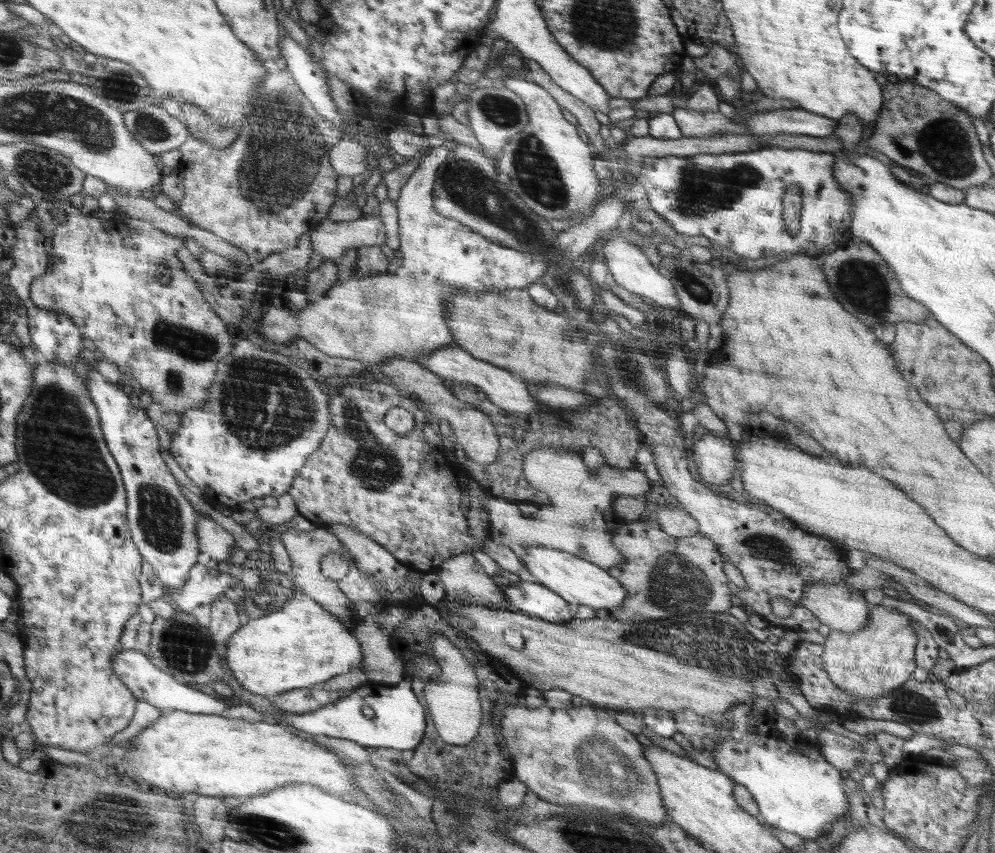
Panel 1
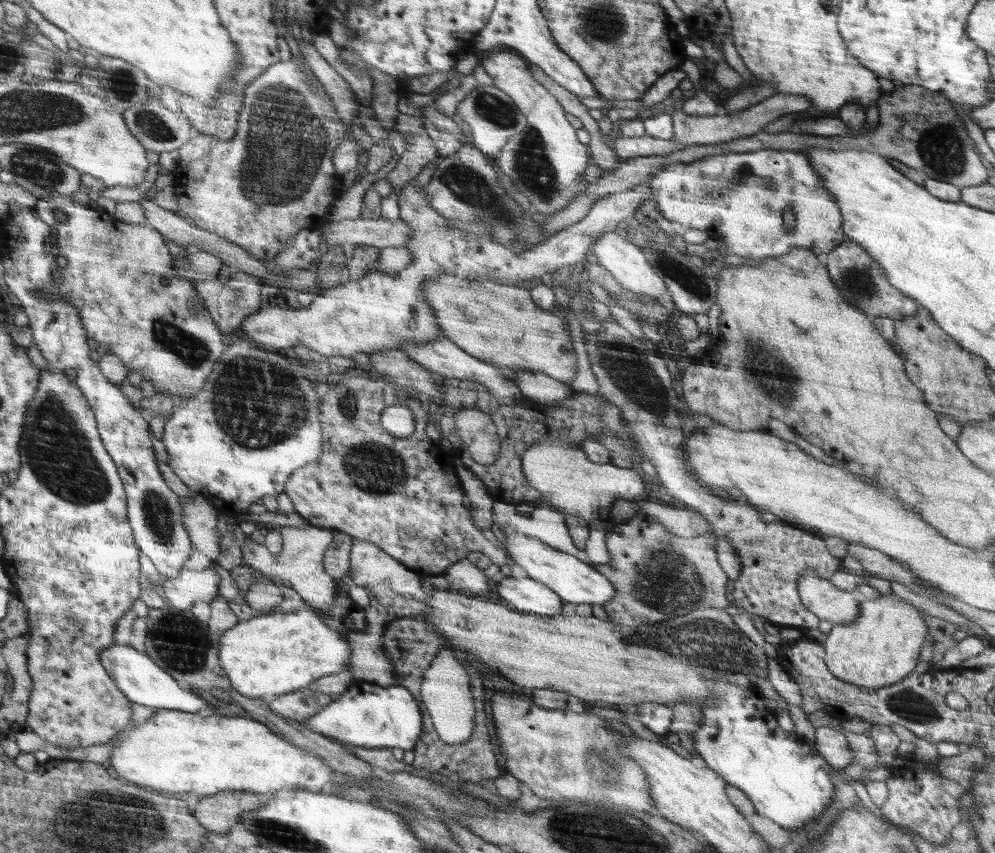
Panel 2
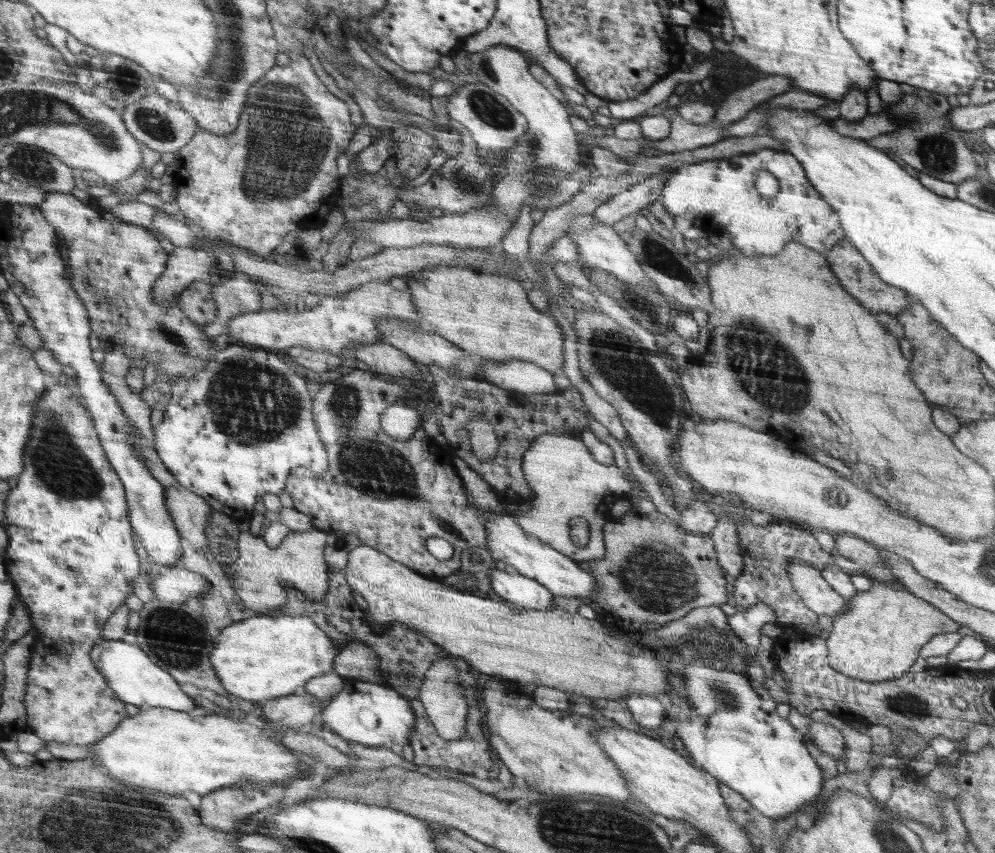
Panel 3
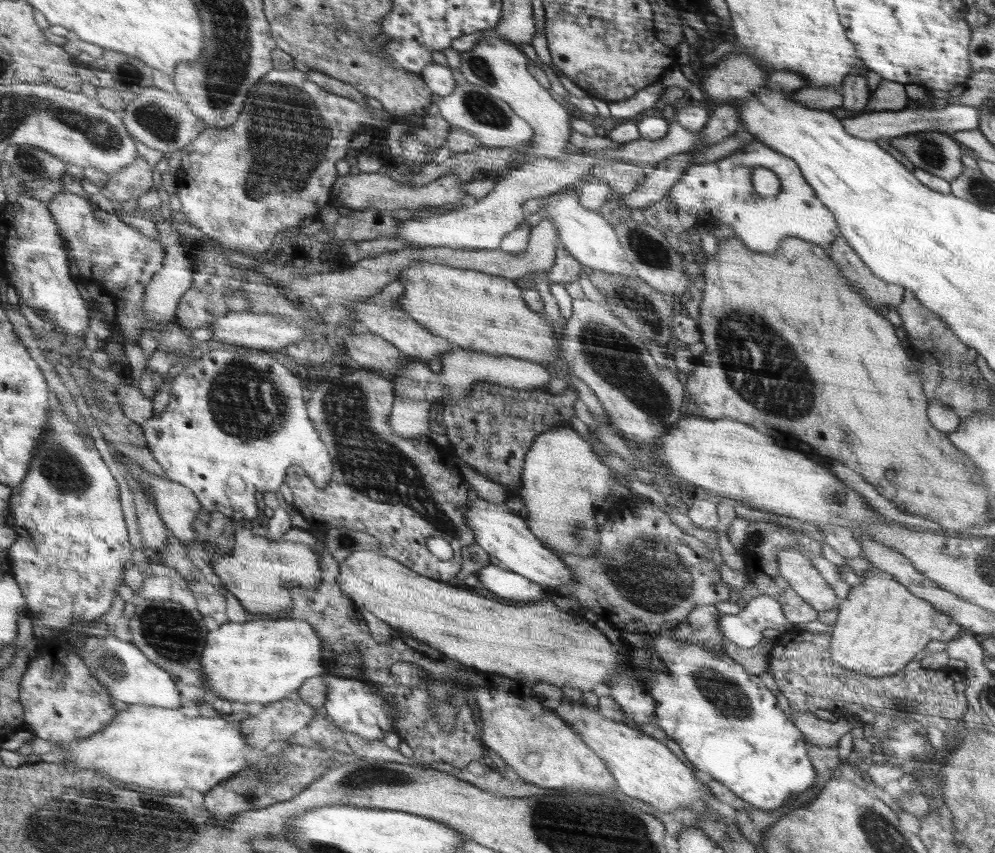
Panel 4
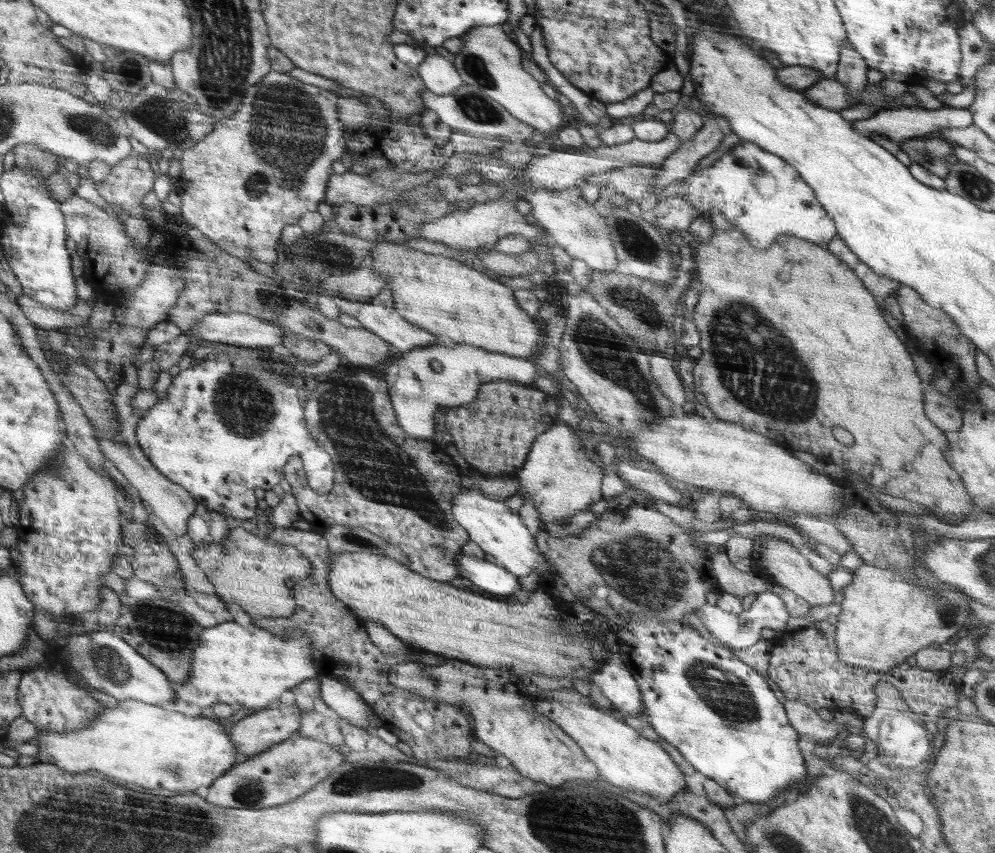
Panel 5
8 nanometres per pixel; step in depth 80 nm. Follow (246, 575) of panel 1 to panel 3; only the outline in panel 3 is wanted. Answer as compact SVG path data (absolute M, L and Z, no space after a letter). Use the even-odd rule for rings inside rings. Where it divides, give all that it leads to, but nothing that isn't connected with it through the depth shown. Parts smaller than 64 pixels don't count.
M172 567L164 575L157 575L150 581L153 595L164 603L184 604L190 596L200 596L212 589L206 577L196 572L188 572L184 567Z

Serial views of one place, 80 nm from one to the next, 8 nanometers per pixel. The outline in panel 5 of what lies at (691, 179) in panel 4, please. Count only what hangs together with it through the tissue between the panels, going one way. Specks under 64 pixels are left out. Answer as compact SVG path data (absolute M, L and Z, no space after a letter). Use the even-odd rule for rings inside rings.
M754 142L738 143L712 166L693 171L686 178L686 185L680 188L680 194L693 204L699 214L700 206L710 208L710 212L713 208L720 210L728 222L734 224L736 230L742 230L748 242L752 242L756 248L768 248L780 234L794 234L798 238L826 246L838 234L834 219L827 214L815 191L799 171L786 159L764 150ZM756 166L758 170L774 174L780 194L766 198L754 188Z

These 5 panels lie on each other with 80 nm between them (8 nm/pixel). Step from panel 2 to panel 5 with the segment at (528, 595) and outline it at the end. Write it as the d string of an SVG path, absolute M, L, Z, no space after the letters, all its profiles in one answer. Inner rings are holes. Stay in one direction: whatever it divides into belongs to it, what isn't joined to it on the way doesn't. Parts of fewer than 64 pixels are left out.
M460 553L459 576L492 594L514 594L519 591L518 577L486 559Z

